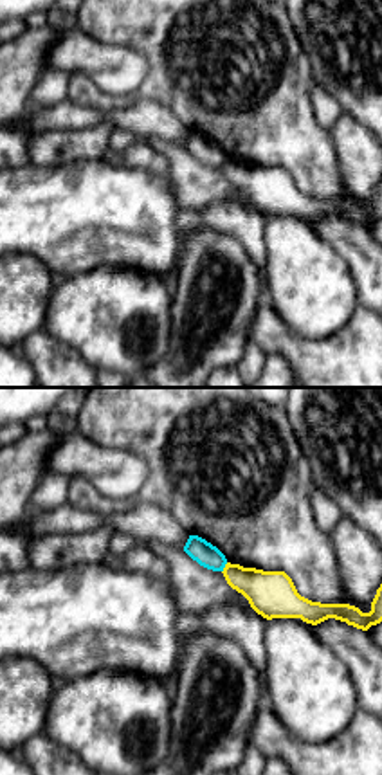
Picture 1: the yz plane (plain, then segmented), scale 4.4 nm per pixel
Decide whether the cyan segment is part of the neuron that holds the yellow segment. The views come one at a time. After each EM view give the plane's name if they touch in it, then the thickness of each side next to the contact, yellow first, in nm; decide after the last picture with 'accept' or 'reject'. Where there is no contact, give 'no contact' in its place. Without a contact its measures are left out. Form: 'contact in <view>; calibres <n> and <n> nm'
contact in yz; calibres 200 and 110 nm

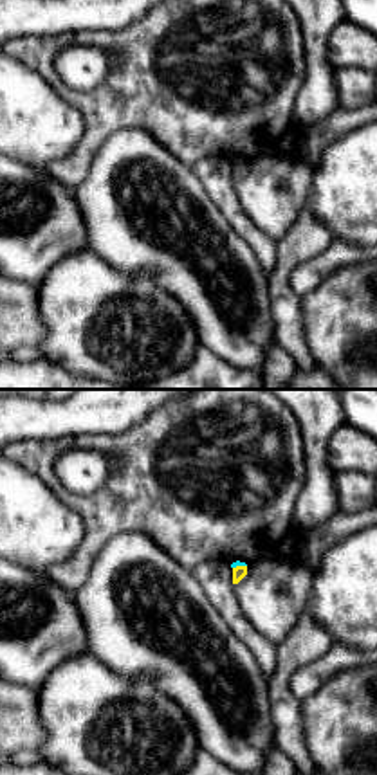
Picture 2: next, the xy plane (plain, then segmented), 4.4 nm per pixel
contact in xy; calibres 60 and 20 nm

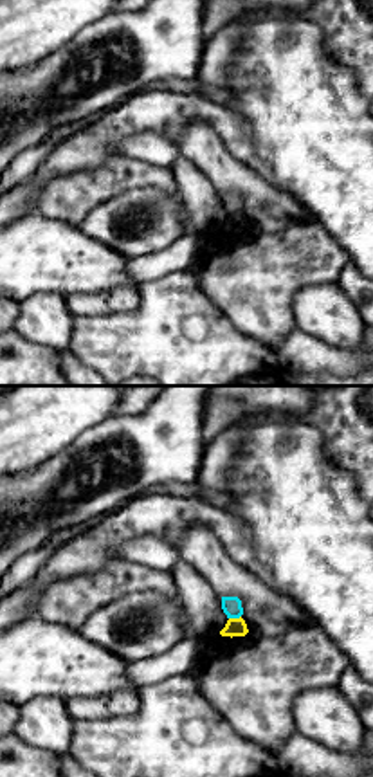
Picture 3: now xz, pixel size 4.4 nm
contact in xz; calibres 80 and 90 nm

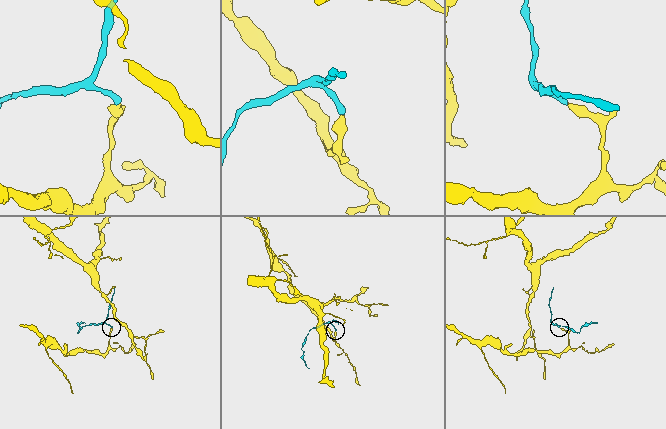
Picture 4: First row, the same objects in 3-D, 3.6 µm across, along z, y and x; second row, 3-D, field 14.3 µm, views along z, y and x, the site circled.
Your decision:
reject

